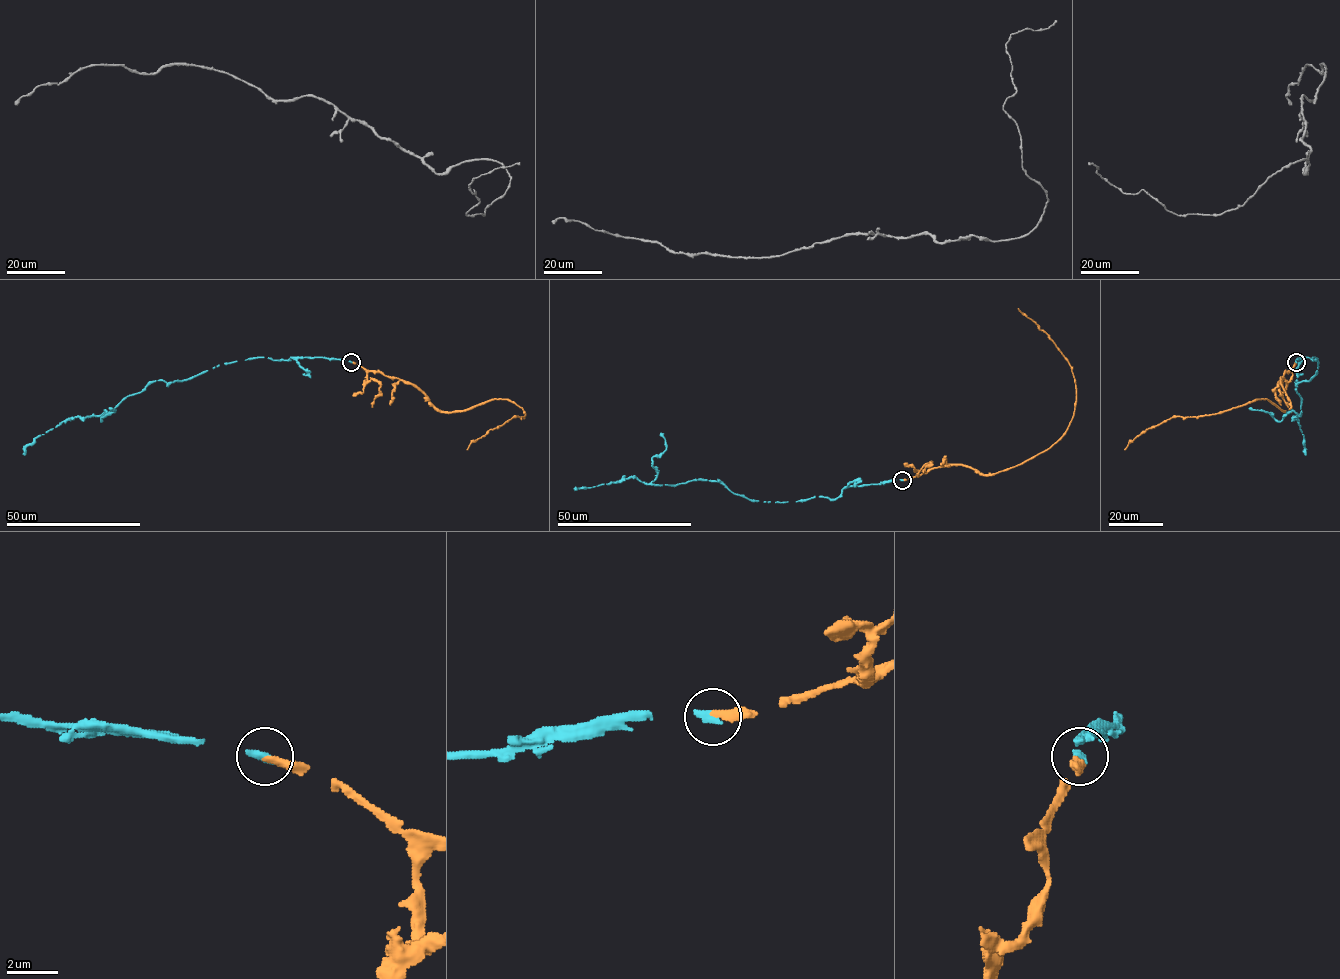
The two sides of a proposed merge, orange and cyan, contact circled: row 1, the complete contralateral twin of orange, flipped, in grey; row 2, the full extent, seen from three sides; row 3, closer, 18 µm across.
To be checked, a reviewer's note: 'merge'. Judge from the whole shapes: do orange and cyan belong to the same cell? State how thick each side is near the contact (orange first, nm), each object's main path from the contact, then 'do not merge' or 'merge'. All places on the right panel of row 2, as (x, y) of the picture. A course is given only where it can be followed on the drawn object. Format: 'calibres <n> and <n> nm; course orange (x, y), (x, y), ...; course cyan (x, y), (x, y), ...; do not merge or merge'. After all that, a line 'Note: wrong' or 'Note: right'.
calibres 300 and 320 nm; course orange (1296, 362), (1280, 378), (1290, 412), (1267, 399), (1255, 399), (1217, 413), (1173, 416), (1146, 429), (1125, 449); course cyan (1296, 362), (1318, 360), (1308, 381), (1296, 383), (1300, 412), (1293, 418), (1306, 455); merge
Note: right

